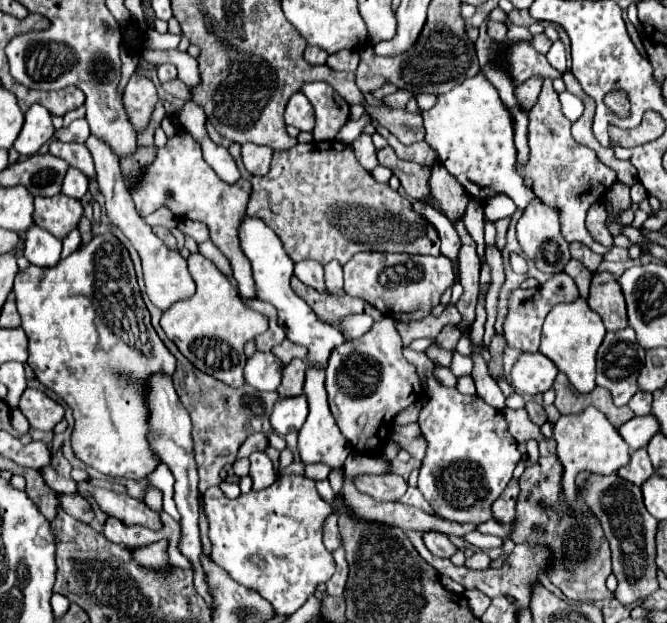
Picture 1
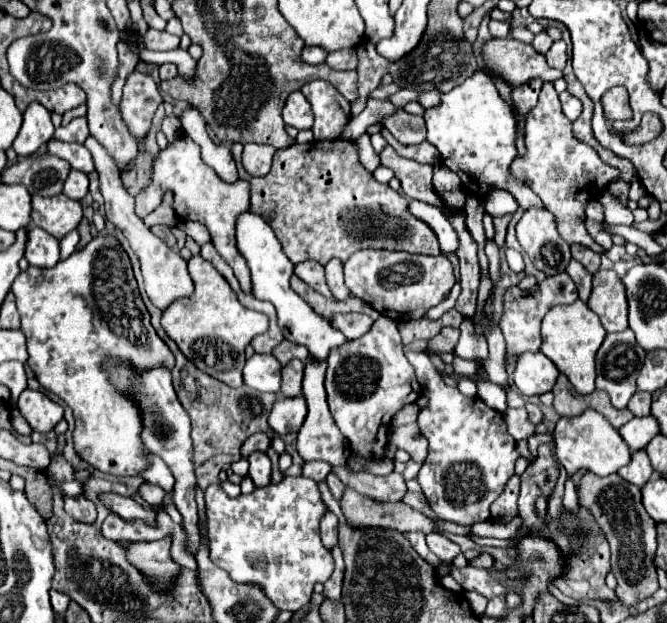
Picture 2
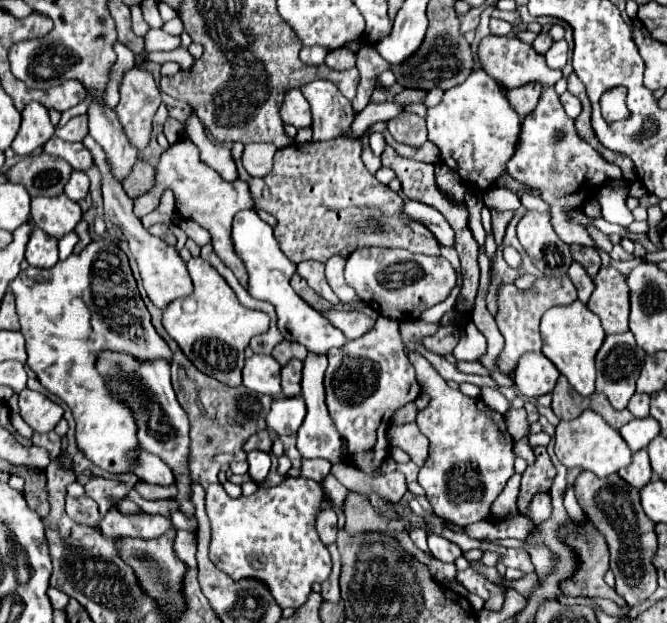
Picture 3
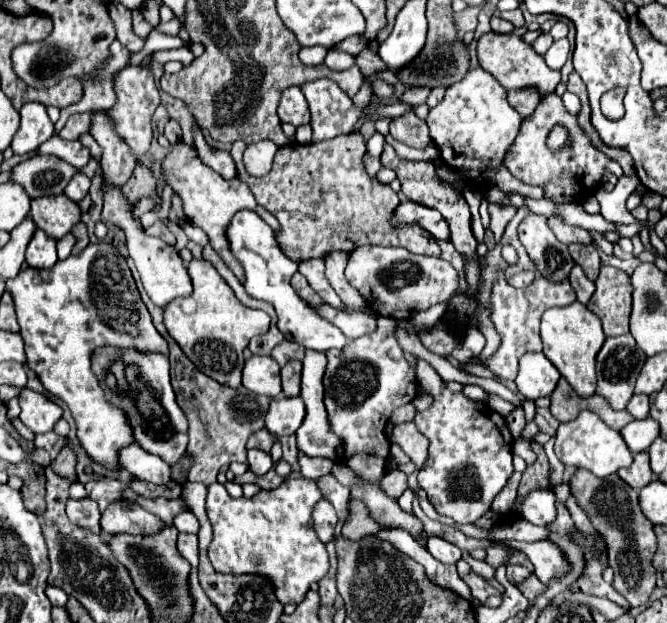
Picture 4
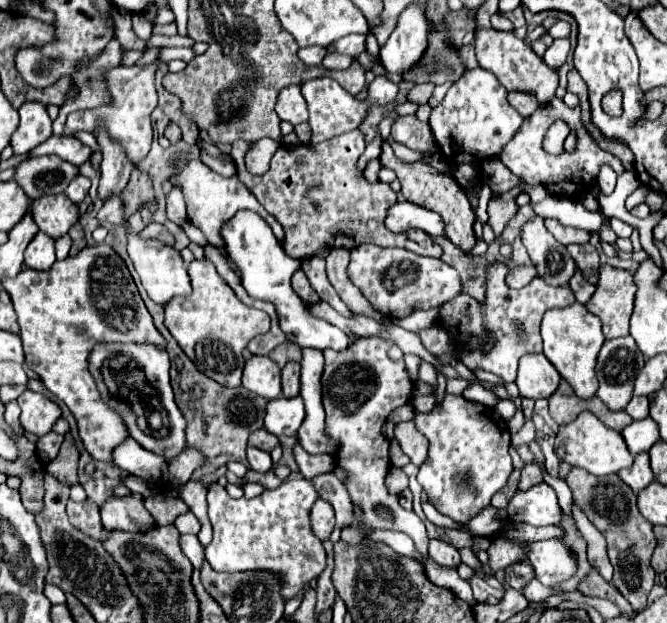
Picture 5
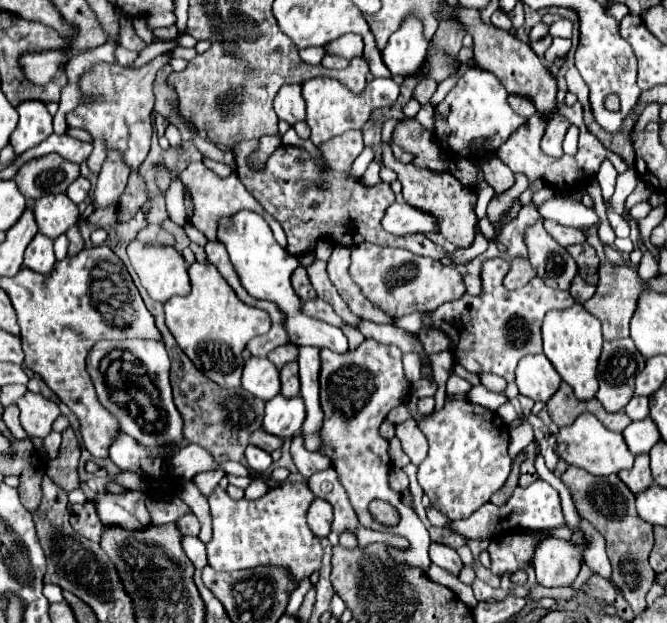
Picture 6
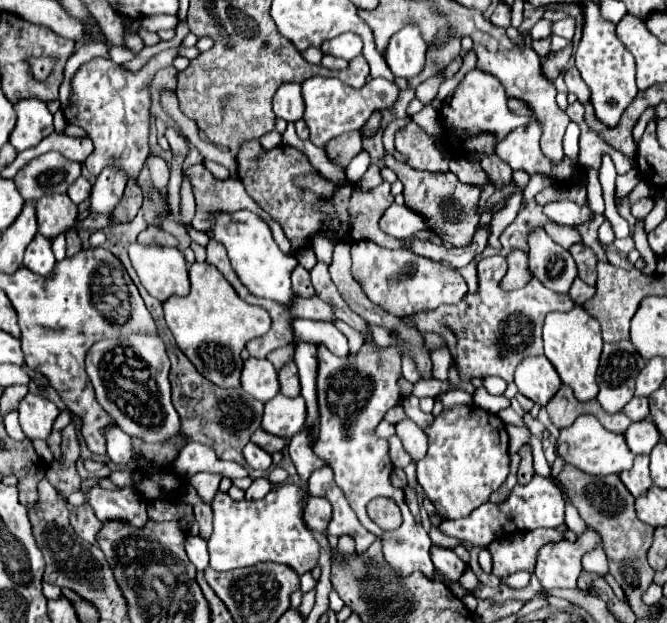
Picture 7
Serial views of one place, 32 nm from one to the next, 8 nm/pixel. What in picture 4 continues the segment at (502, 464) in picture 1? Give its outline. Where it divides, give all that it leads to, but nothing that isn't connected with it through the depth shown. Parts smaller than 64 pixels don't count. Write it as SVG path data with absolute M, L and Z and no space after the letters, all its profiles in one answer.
M416 358L416 378L426 394L434 398L428 410L416 414L418 430L430 440L428 460L418 472L418 484L426 490L430 504L436 508L440 516L448 518L472 518L472 520L454 520L456 524L470 524L482 518L494 500L494 496L504 488L508 478L512 476L512 436L506 428L506 420L488 408L484 402L476 402L466 398L462 392L452 392L446 388L446 382L436 374L436 370L422 358Z

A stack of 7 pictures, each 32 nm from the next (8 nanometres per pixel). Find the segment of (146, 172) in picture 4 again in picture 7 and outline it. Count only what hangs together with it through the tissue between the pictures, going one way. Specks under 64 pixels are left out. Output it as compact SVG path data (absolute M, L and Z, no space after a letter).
M130 178L128 184L126 184L126 190L124 190L122 200L118 202L118 206L116 206L114 212L112 212L114 224L130 222L130 220L136 216L136 212L140 210L142 200L144 200L144 194L142 194L142 190L140 190L140 186L138 186L138 180L136 180L136 178Z

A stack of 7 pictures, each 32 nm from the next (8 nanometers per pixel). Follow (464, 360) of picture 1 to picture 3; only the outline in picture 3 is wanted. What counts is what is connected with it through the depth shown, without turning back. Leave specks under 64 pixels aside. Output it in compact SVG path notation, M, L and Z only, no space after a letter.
M456 362L456 370L464 372L464 374L480 374L480 376L488 376L488 370L480 364L480 362Z

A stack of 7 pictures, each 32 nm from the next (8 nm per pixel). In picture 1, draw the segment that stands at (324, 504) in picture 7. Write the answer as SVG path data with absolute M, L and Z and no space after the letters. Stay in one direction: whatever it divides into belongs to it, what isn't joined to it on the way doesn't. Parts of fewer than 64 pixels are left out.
M330 516L330 520L326 520L324 524L324 544L330 552L334 552L336 548L342 546L342 538L340 538L340 530L338 530L338 518Z

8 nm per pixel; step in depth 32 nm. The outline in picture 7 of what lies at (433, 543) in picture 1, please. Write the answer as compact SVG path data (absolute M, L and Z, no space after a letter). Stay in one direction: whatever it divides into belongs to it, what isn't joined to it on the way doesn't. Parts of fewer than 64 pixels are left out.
M432 546L430 548L430 558L434 566L448 578L448 580L458 580L466 568L466 564L456 556L454 550L442 548L442 546Z

